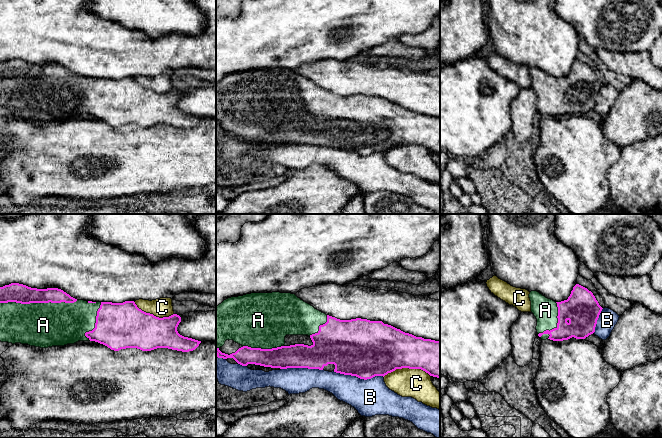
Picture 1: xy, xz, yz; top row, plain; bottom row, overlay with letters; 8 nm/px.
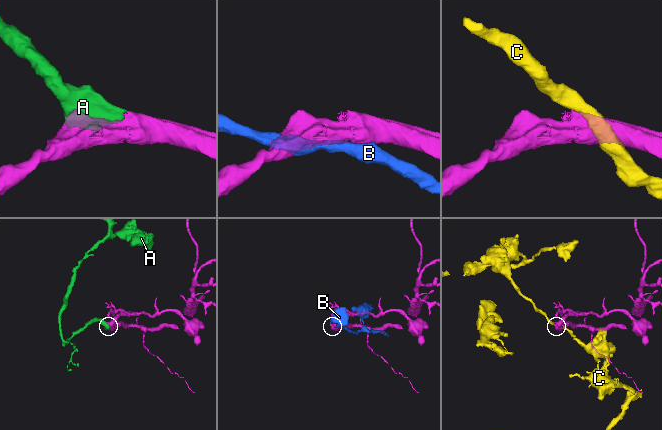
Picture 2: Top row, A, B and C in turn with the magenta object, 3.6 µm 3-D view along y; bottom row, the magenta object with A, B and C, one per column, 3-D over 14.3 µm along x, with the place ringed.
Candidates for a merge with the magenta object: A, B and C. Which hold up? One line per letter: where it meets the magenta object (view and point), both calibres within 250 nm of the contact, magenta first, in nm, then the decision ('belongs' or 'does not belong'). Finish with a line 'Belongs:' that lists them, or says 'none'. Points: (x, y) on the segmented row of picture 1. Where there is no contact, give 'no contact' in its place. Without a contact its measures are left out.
A: contact xy (38, 302); calibres 160 and 360 nm; belongs
B: contact xz (358, 377); calibres 460 and 300 nm; does not belong
C: contact xz (406, 367); calibres 400 and 240 nm; does not belong
Belongs: A

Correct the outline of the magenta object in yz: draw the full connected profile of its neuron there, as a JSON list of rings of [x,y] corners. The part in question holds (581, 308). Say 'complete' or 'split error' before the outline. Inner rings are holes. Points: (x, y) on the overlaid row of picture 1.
split error; [[[576,284],[567,300],[555,302],[537,291],[529,294],[531,312],[537,319],[536,330],[542,340],[585,339],[595,332],[602,311],[595,296]]]

